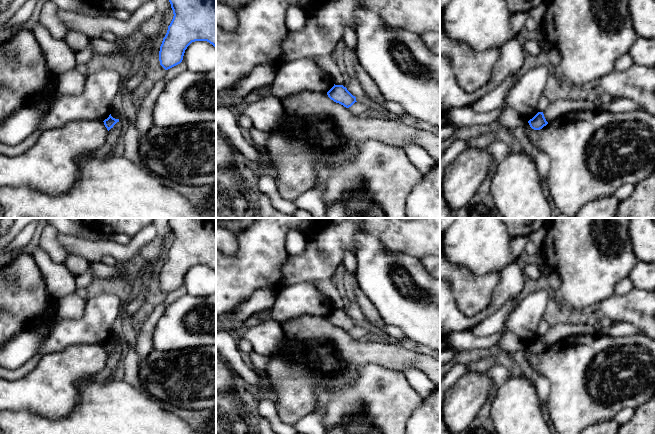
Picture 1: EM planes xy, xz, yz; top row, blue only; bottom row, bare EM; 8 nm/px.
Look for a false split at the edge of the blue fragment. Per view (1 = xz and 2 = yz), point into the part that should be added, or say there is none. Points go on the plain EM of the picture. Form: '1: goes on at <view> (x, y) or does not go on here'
1: does not go on here
2: does not go on here

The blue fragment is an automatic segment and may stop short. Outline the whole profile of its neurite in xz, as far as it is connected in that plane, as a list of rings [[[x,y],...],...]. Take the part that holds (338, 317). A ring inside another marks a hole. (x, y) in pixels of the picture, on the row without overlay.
[[[335,309],[327,316],[328,321],[336,327],[343,329],[346,332],[351,331],[356,325],[346,311],[343,309]]]

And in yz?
[[[538,336],[532,343],[528,345],[530,351],[534,354],[540,354],[548,348],[543,336]]]

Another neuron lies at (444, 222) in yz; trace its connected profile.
[[[440,218],[440,236],[451,226],[456,218]]]

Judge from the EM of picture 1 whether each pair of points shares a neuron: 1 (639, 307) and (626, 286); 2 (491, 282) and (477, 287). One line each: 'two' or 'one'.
1: two
2: one

